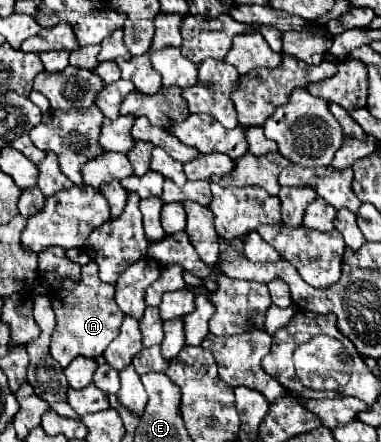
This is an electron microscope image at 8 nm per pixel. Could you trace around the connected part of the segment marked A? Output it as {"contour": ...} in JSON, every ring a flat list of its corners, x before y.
{"contour":[[93,262,81,266,81,280,71,282,65,280,61,290,51,290,59,294,51,294,51,304,57,316,57,326,51,336,51,356,65,368,69,366,71,360,77,356,87,356,87,358,97,358,105,352,105,348,115,340,119,334,121,322,123,322,123,312,113,300,115,286,103,284,97,274,97,266]]}

